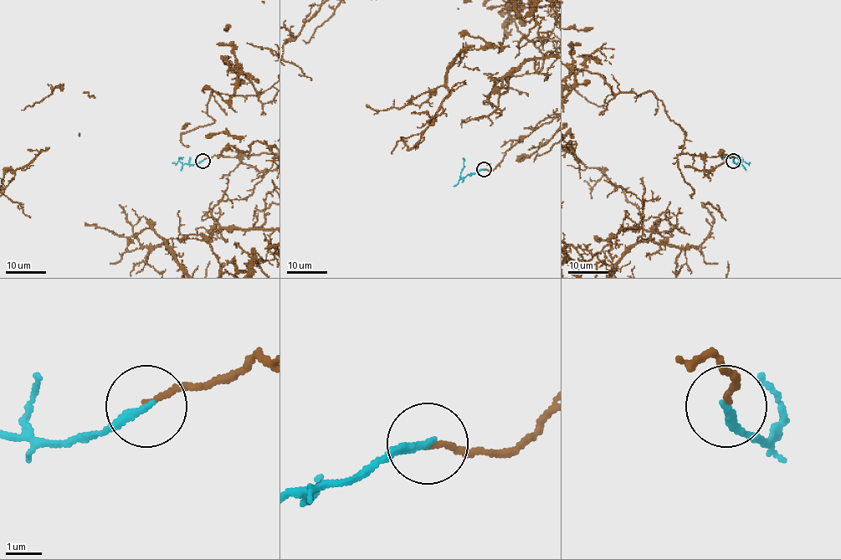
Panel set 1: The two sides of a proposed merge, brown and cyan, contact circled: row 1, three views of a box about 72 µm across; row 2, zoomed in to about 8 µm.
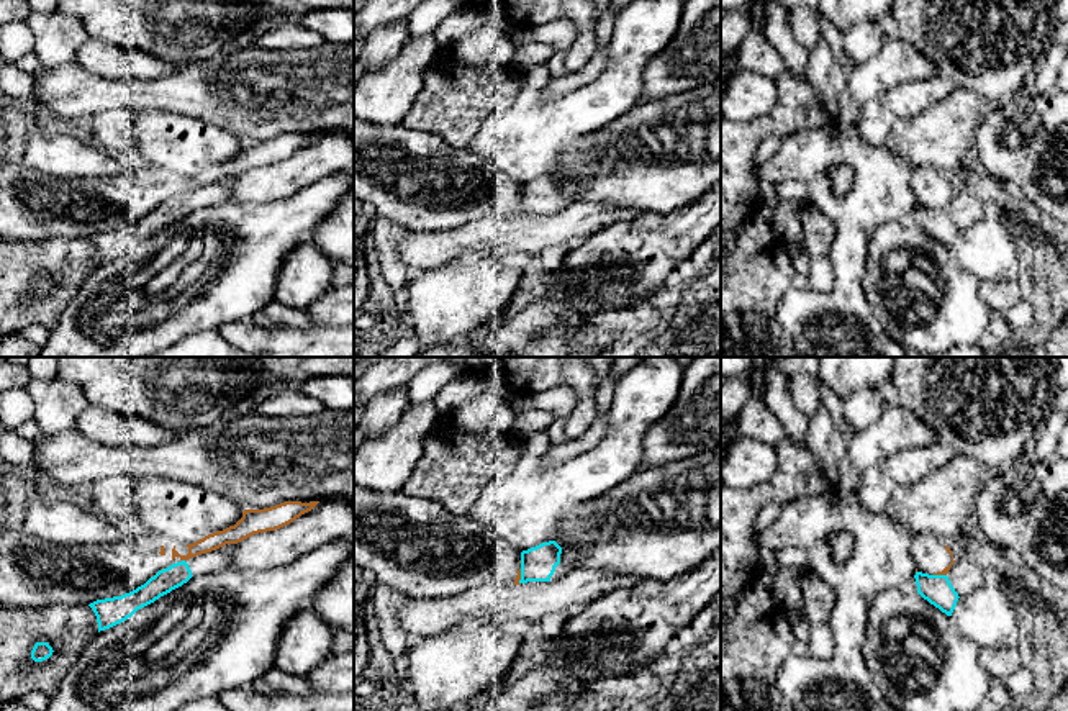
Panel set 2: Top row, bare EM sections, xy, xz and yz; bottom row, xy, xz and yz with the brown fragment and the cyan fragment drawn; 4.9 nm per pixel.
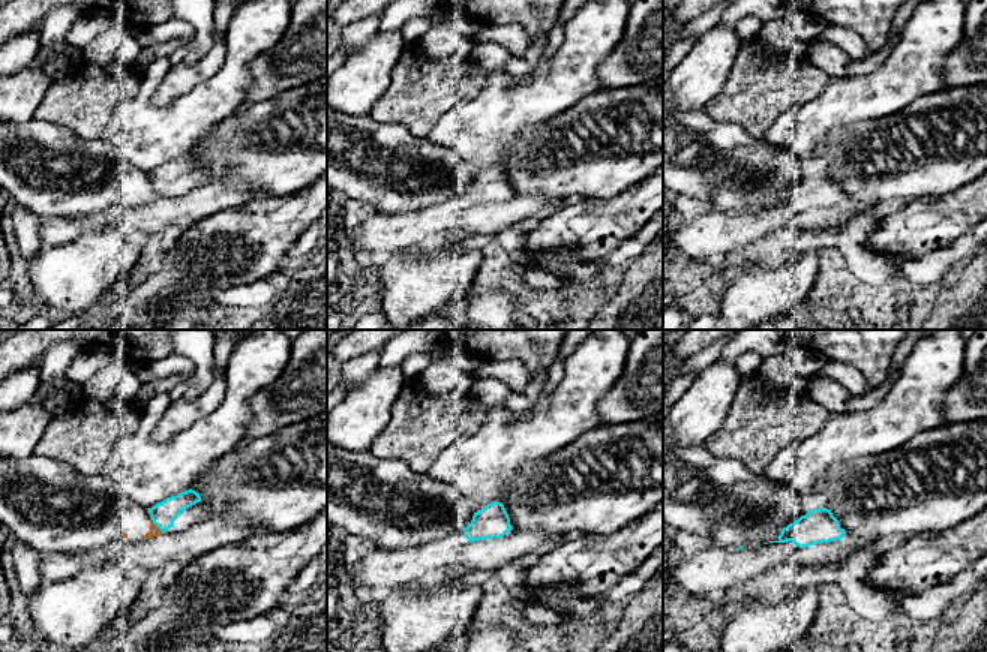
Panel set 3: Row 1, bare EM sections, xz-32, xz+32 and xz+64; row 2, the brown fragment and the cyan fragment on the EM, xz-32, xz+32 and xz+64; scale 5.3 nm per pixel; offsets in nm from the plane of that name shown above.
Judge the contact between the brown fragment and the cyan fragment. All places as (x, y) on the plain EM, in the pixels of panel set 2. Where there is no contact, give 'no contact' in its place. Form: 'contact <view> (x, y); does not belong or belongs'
contact xz (520, 208); does not belong

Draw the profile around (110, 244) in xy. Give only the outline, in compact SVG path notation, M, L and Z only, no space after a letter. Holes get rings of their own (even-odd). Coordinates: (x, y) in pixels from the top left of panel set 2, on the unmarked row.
M226 177L216 183L192 190L187 195L172 197L129 226L90 236L88 239L97 249L98 265L126 254L138 242L182 220L192 210L213 208L228 203L234 180L236 177Z

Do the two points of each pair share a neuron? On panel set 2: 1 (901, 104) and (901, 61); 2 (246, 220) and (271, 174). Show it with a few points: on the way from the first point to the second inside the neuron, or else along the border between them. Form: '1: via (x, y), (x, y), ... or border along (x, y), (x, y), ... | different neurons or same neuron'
1: border along (937, 72), (896, 84), (880, 99) | different neurons
2: border along (294, 194), (264, 202), (230, 202) | different neurons

